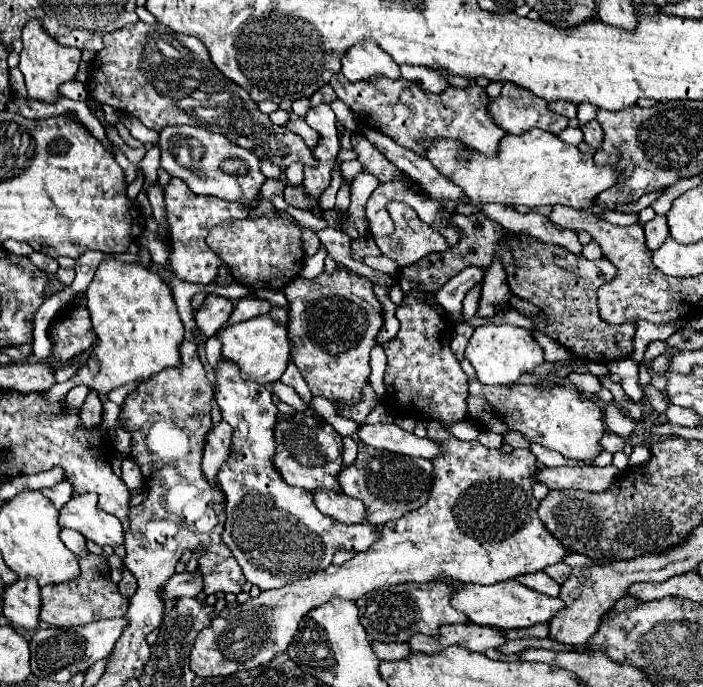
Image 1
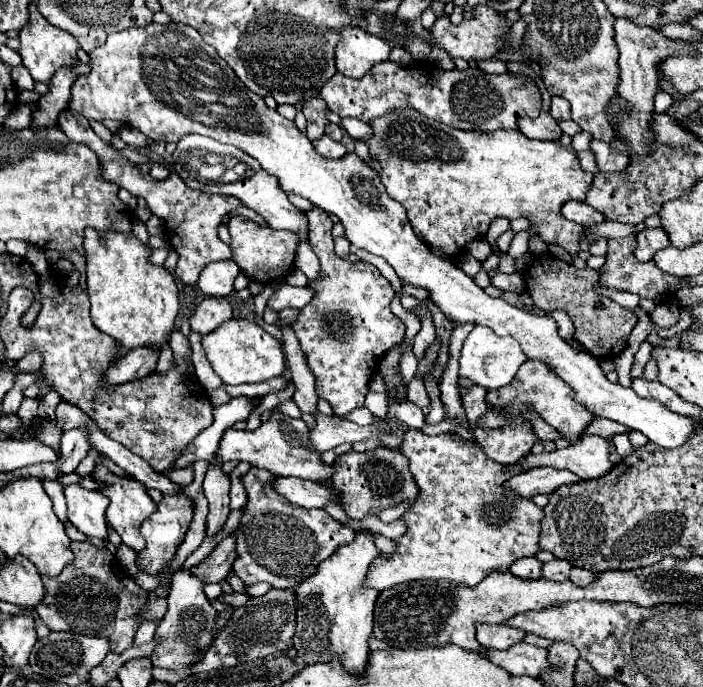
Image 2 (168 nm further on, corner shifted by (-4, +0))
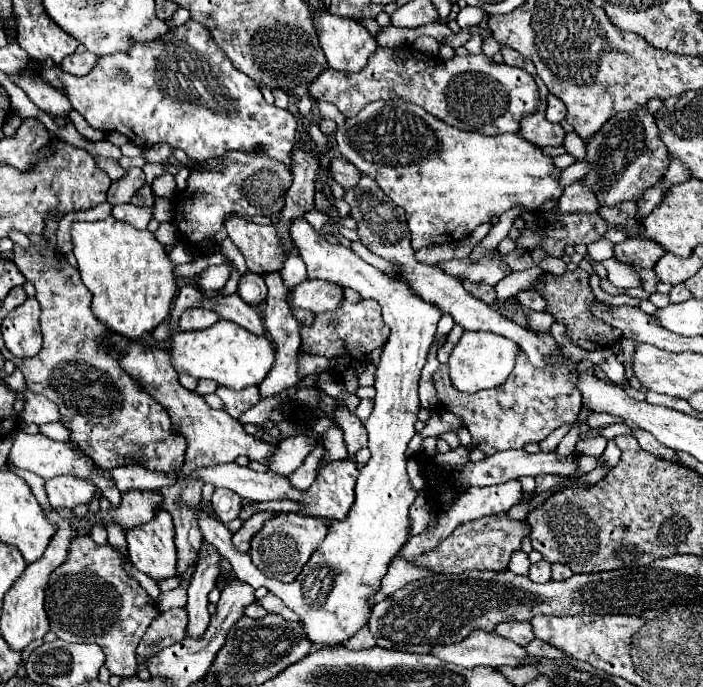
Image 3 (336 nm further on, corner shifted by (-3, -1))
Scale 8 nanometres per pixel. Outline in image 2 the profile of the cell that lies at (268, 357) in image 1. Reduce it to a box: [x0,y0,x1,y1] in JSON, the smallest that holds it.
[202,319,286,385]

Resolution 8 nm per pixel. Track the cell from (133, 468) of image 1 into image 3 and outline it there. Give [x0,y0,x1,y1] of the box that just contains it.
[39,422,81,451]

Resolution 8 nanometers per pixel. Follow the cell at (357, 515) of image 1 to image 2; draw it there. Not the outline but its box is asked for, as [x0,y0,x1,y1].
[270,477,338,509]

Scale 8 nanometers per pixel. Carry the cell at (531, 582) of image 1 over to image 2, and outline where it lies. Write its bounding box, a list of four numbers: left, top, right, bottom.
[510,557,542,579]

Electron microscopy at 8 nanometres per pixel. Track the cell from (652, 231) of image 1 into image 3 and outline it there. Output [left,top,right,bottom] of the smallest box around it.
[615,238,665,268]

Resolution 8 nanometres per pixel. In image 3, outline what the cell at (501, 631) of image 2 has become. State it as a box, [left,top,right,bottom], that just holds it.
[495,622,535,646]

